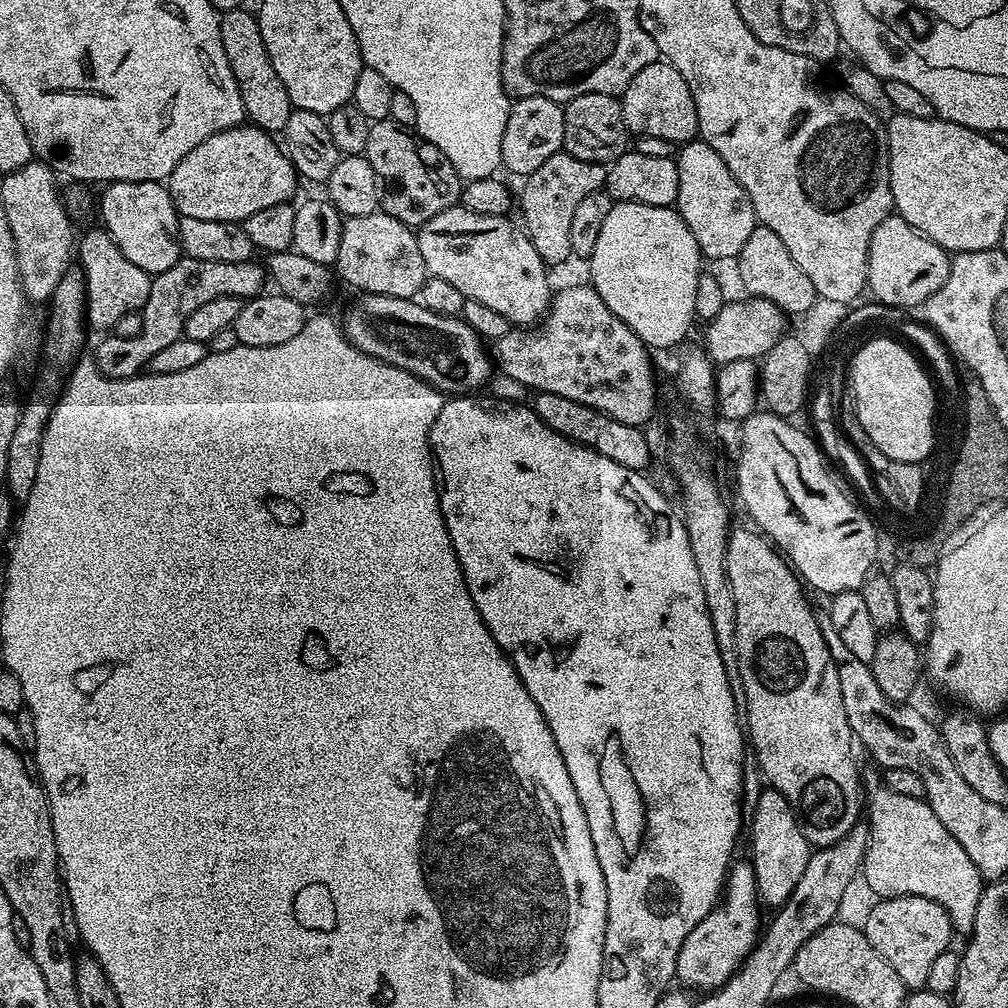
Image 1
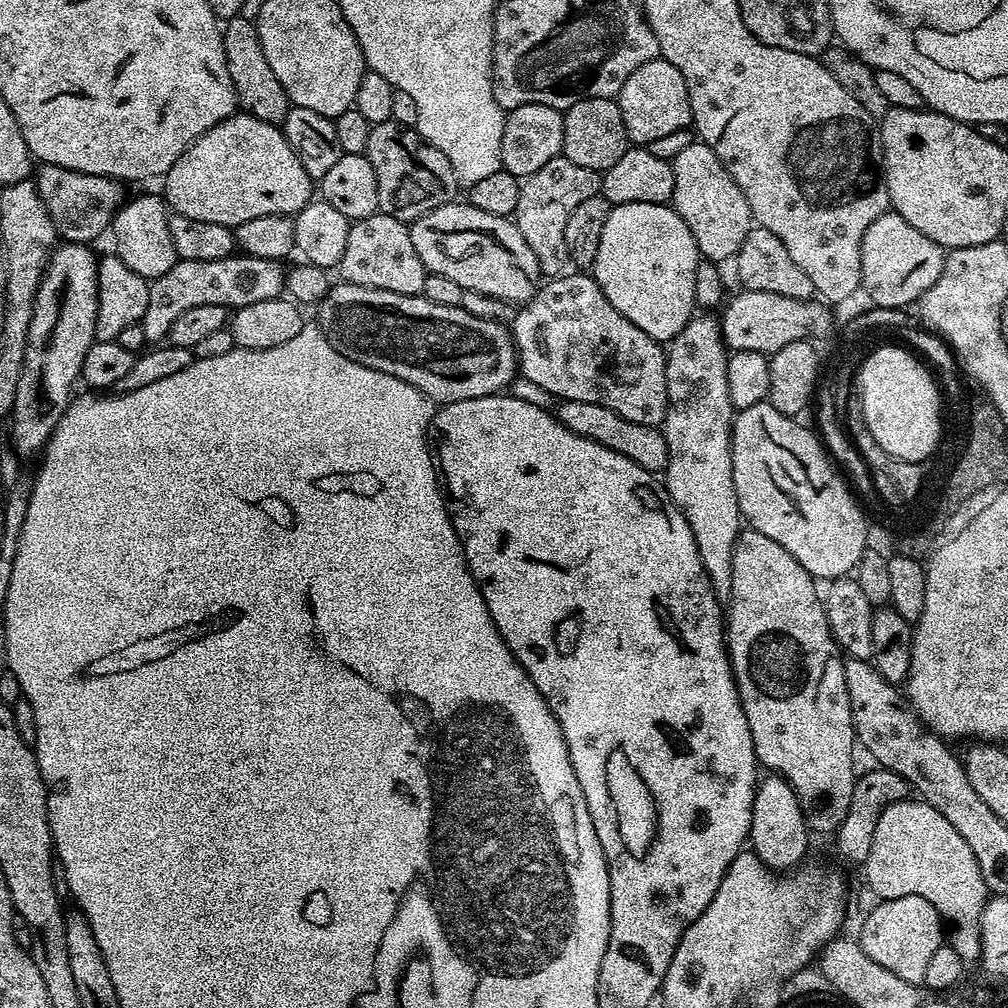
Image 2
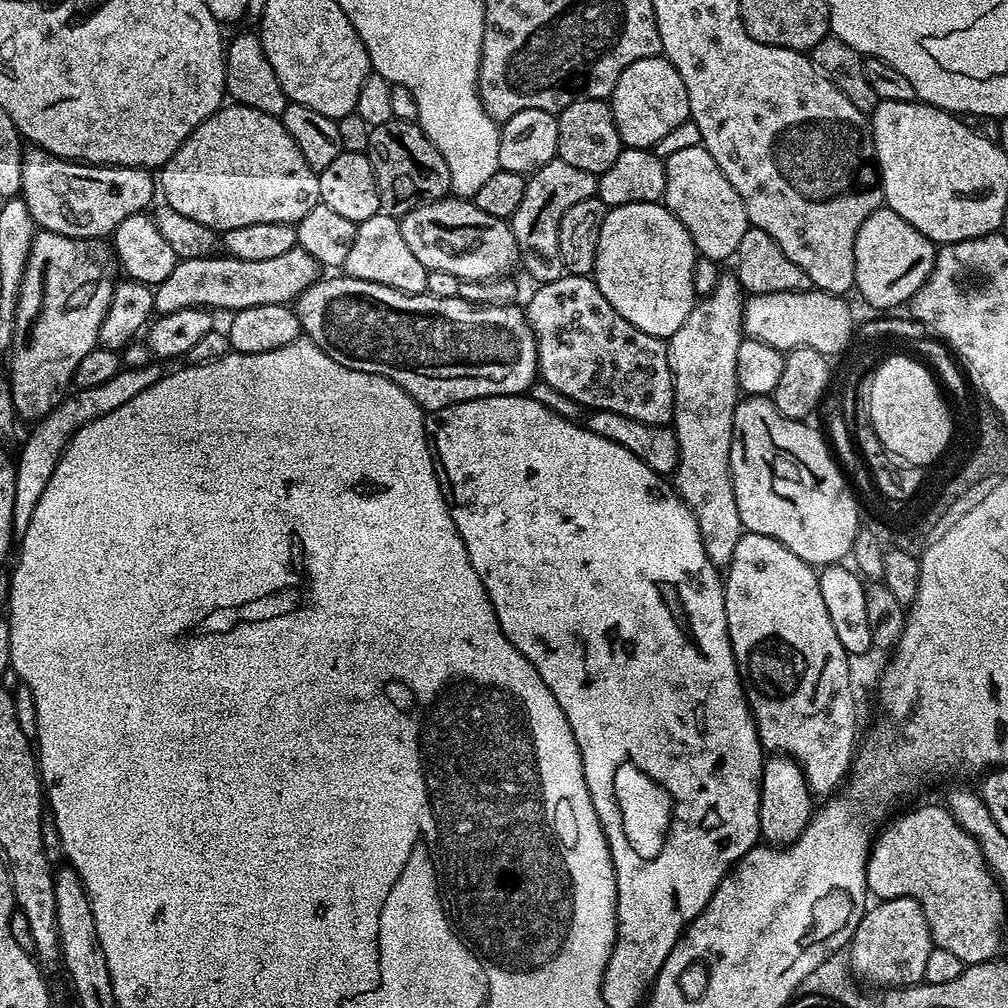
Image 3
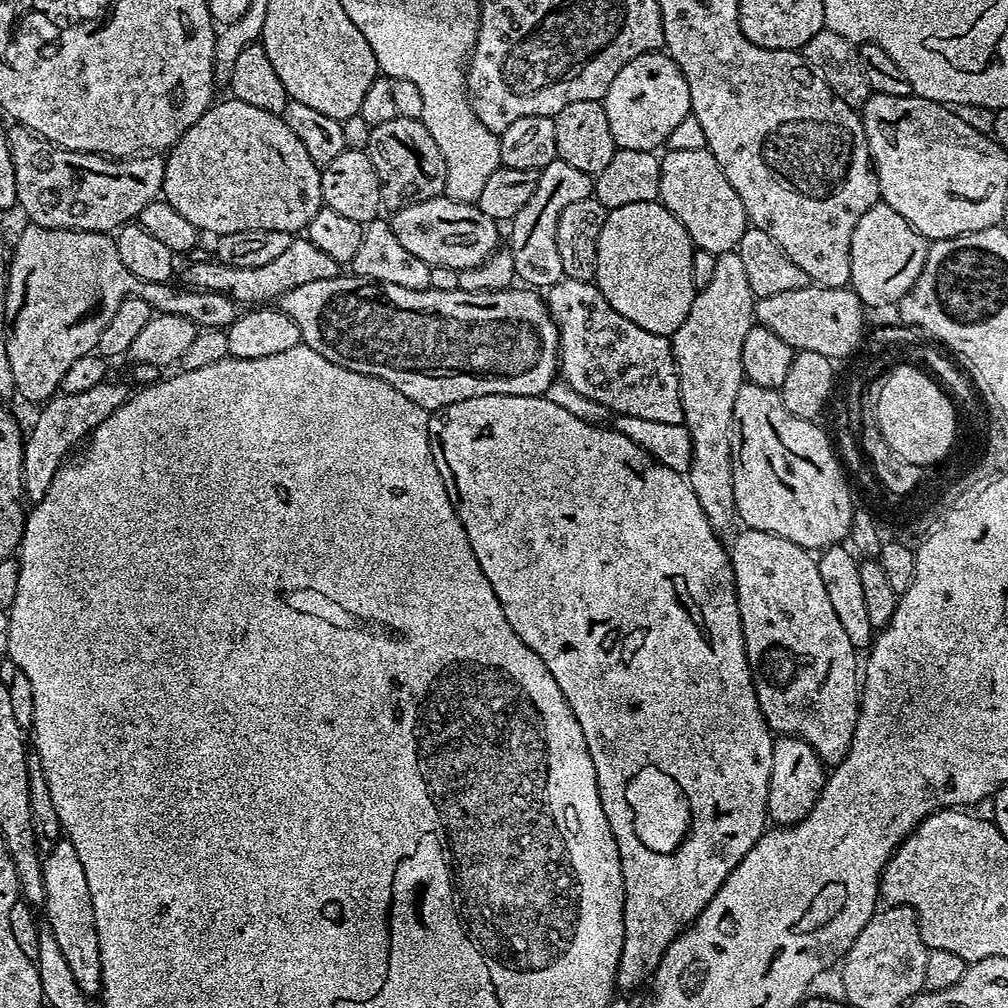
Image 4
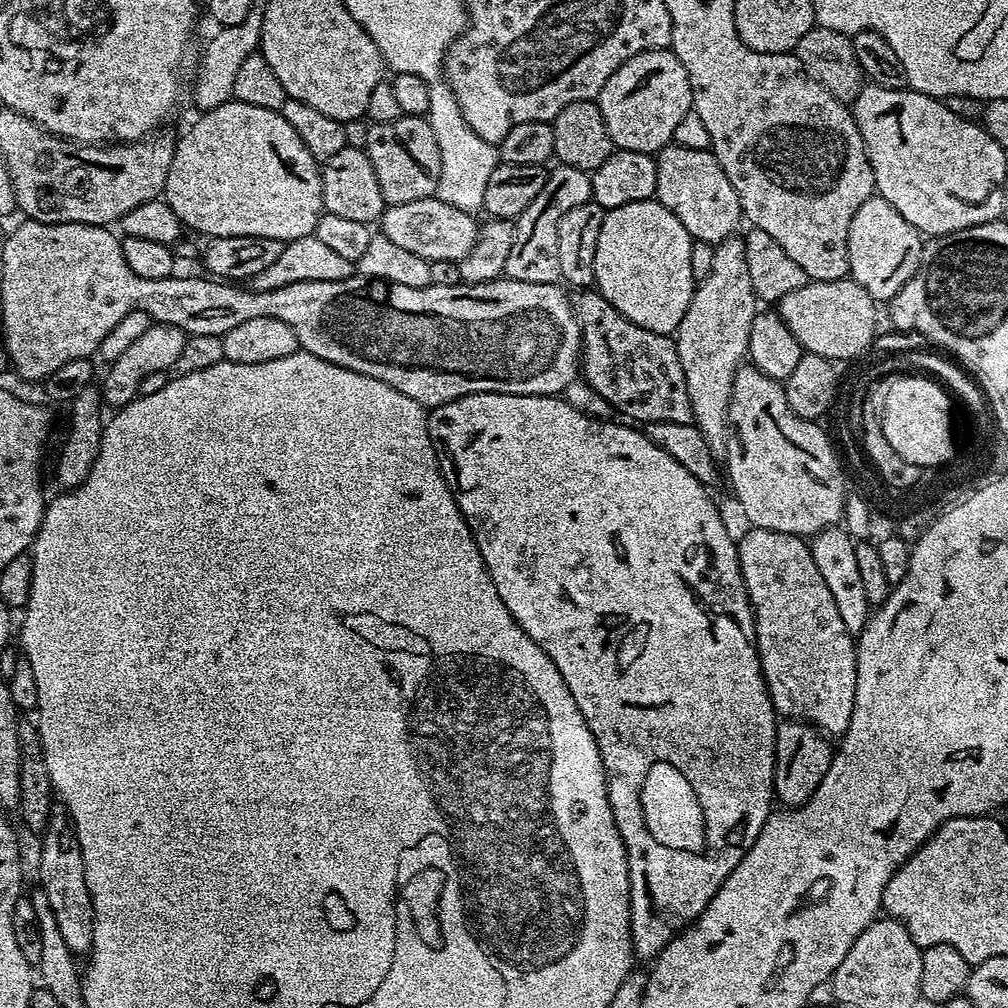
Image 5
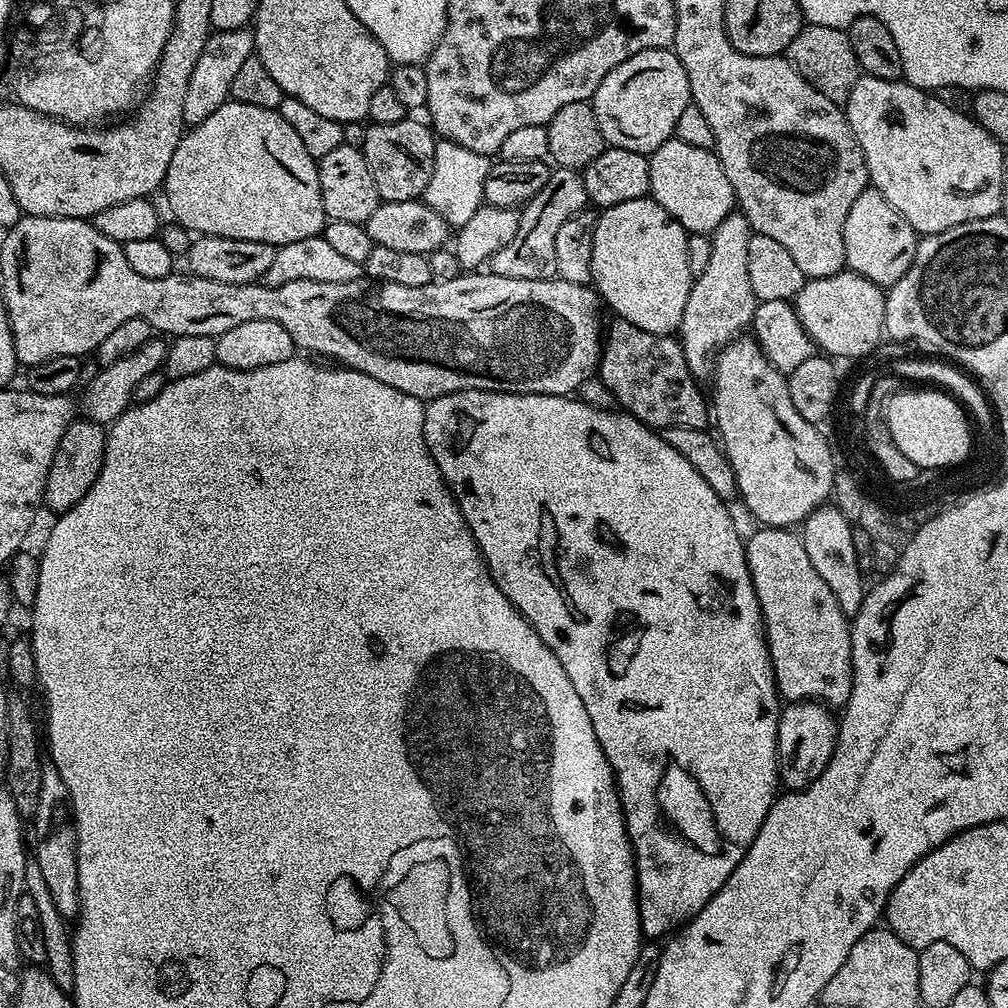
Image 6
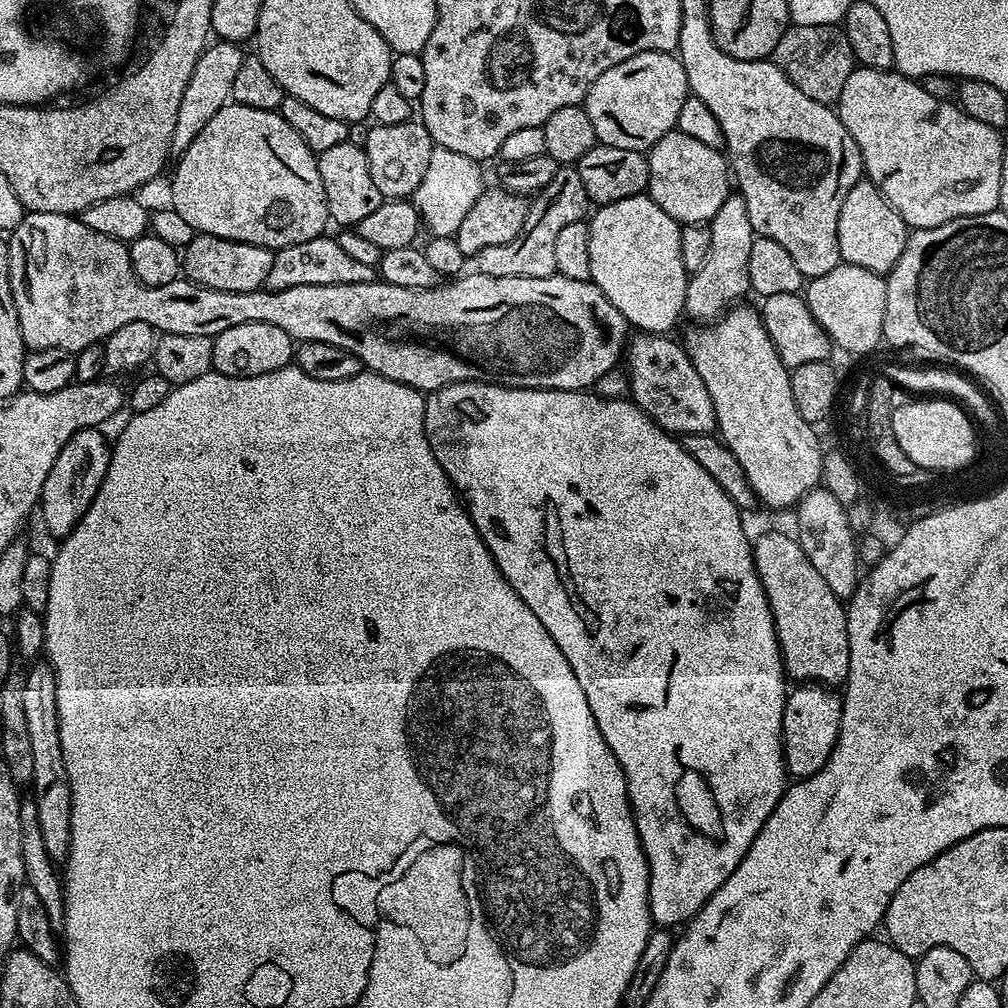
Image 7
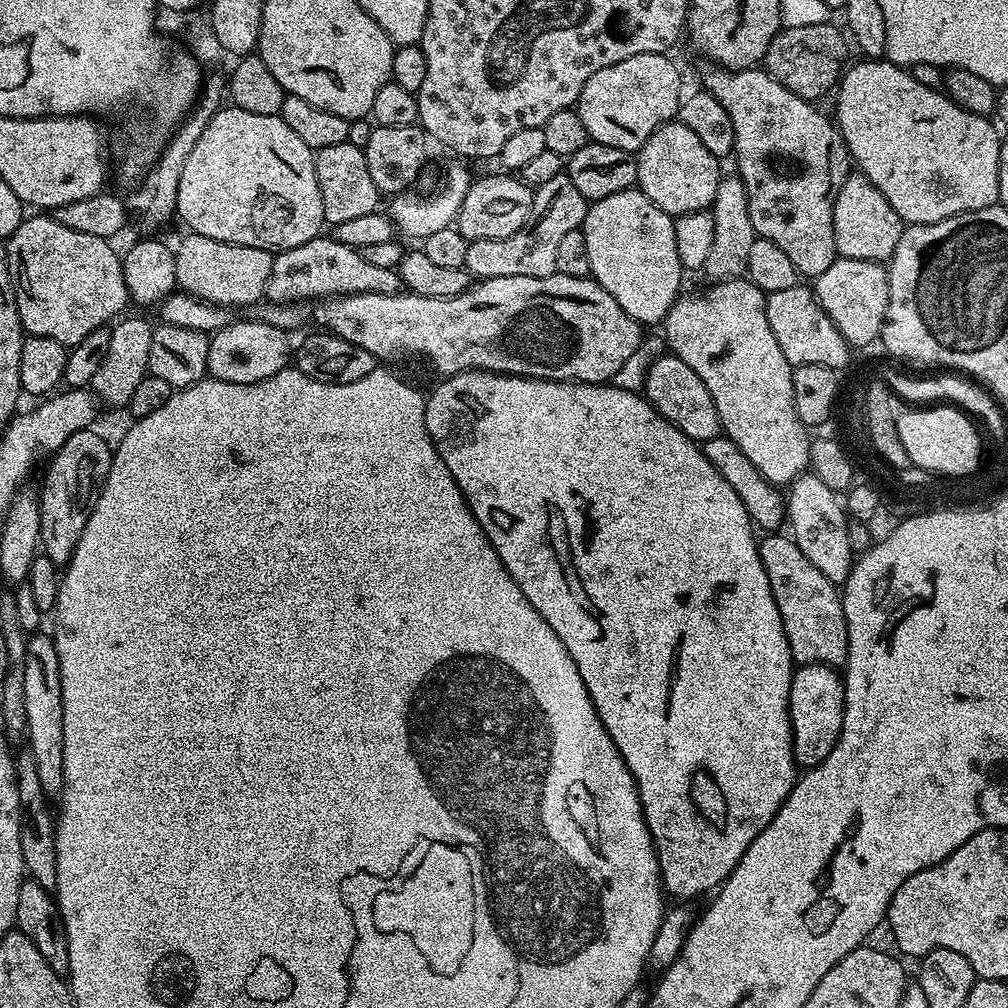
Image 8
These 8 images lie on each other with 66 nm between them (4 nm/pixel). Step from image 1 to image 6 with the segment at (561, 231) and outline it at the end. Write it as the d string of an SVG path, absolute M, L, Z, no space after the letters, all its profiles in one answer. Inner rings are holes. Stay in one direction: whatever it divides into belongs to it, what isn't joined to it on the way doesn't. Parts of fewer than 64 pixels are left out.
M556 168L546 186L542 186L542 190L538 190L538 194L523 205L518 234L514 234L514 242L502 246L502 250L492 256L490 271L502 278L553 279L556 276L554 241L558 229L566 223L566 218L585 211L588 203L583 175L574 168Z

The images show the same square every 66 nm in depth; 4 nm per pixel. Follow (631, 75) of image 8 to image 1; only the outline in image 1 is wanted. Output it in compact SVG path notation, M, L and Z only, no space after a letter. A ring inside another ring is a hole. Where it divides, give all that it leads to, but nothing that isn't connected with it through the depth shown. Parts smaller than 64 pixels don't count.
M657 62L638 70L622 94L622 103L628 131L637 137L668 139L677 146L697 139L698 114L694 110L690 86L686 86L686 78L670 63Z

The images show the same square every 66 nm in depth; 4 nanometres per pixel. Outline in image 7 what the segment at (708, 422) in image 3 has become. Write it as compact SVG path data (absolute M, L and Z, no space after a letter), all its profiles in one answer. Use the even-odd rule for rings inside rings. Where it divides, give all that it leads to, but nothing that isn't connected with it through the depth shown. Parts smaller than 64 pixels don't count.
M730 194L707 227L710 230L710 255L697 272L689 275L686 286L684 311L692 322L720 320L729 308L743 301L740 299L750 292L750 246L754 233L744 199L739 194Z

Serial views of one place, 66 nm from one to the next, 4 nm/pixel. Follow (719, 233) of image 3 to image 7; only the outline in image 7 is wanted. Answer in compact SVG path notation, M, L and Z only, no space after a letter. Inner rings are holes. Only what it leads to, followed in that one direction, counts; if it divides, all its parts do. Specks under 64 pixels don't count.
M673 130L667 132L654 147L648 149L646 155L648 157L646 192L651 196L652 201L662 206L662 210L666 210L666 214L670 214L670 218L674 218L681 226L686 224L707 225L711 222L714 214L718 214L719 208L722 207L722 202L726 202L726 198L730 195L730 169L725 153L721 149L711 149L705 143L690 138L689 134Z

